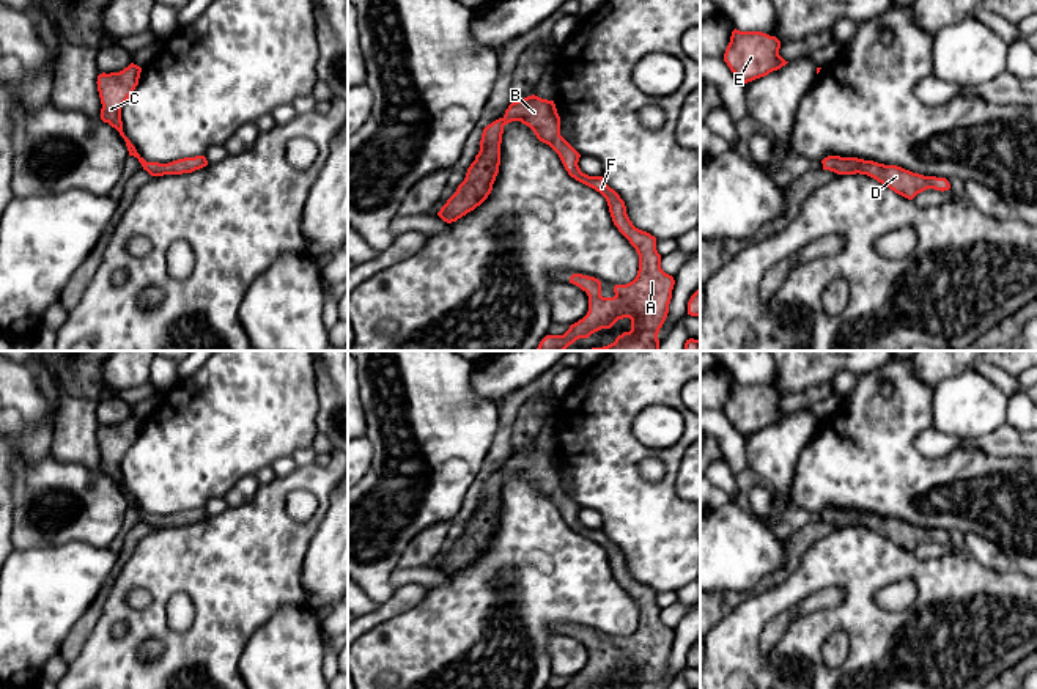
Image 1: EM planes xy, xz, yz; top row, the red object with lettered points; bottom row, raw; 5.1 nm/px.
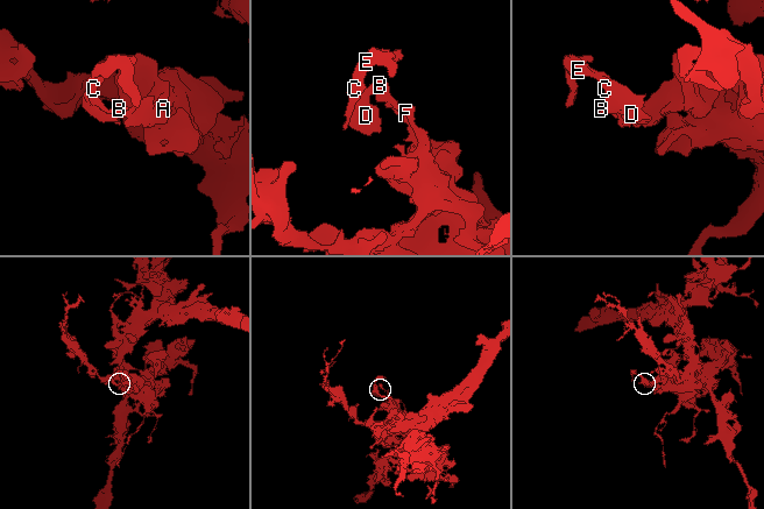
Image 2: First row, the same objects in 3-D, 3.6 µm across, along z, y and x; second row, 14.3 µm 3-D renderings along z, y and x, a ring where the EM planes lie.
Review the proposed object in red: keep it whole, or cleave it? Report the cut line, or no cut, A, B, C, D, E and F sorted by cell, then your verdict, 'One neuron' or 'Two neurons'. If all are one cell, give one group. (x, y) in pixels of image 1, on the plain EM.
No split. Groups: A B C D E F. One neuron

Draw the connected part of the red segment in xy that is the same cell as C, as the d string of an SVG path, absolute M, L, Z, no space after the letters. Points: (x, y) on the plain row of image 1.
M131 415L120 425L99 426L98 444L101 450L101 472L115 480L124 491L129 508L134 508L151 529L192 525L208 518L205 508L184 510L168 516L146 514L123 485L121 459L138 437L142 420Z

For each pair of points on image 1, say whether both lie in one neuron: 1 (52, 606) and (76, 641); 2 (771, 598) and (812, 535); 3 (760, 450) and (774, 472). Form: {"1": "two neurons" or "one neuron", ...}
{"1": "two neurons", "2": "two neurons", "3": "one neuron"}

